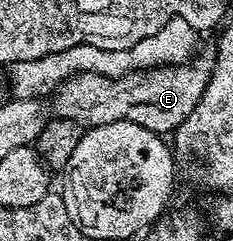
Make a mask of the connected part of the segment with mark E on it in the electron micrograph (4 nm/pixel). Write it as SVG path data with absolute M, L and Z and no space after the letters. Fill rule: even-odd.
M202 48L192 59L183 65L161 65L157 68L128 73L124 77L104 77L101 74L79 73L69 77L56 92L52 94L51 113L53 117L75 119L83 127L106 125L116 121L139 123L139 127L147 127L147 131L158 135L176 134L177 128L184 123L187 115L199 107L199 99L203 99L203 91L207 91L207 83L213 74L217 62L216 48Z

